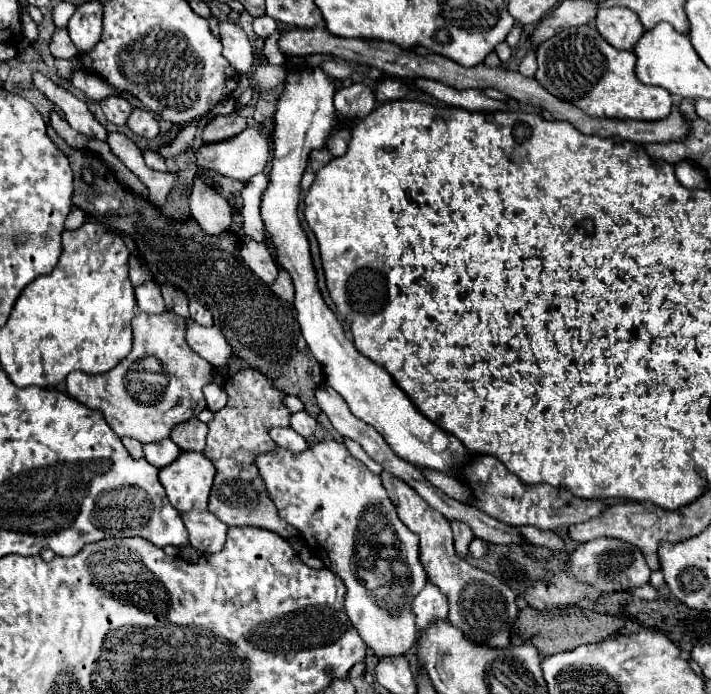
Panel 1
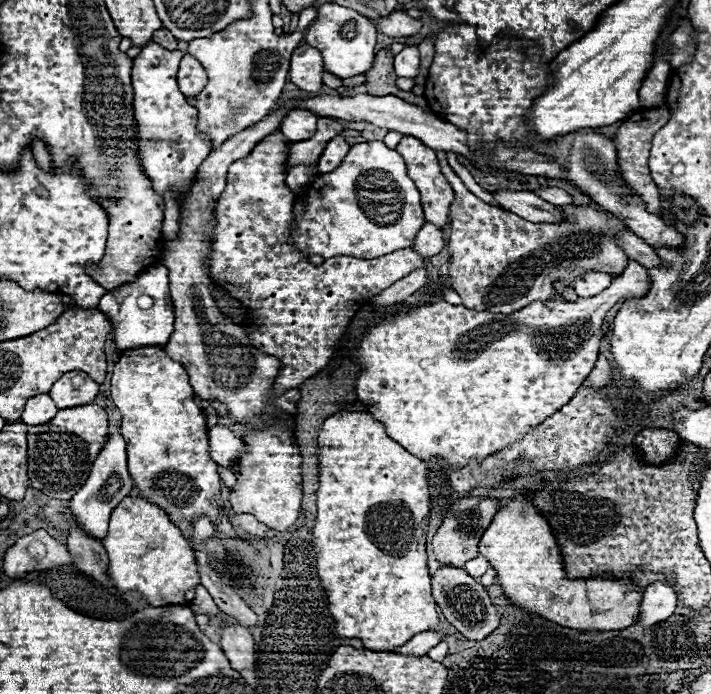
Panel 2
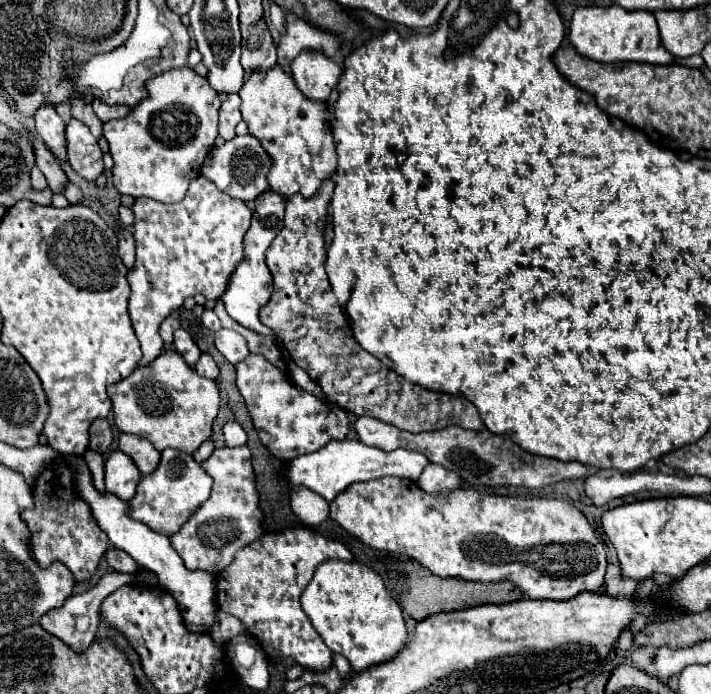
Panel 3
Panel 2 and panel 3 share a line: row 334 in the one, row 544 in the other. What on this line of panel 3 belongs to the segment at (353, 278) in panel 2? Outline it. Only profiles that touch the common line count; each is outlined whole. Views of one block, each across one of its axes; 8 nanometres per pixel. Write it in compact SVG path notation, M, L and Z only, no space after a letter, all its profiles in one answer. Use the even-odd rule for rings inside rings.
M308 528L270 532L236 552L234 562L216 576L218 608L242 620L270 658L294 658L300 666L322 672L332 664L332 652L300 608L300 594L314 568L328 560L352 560L348 548Z

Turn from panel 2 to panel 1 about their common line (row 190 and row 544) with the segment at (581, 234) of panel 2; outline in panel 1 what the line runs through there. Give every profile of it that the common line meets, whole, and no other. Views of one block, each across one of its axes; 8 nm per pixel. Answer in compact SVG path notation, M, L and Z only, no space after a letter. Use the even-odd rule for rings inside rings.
M458 520L456 522L450 522L450 526L452 526L452 532L454 532L454 548L456 548L456 552L460 556L468 556L470 554L468 552L468 546L474 540L474 532L470 530L468 524L458 522Z

